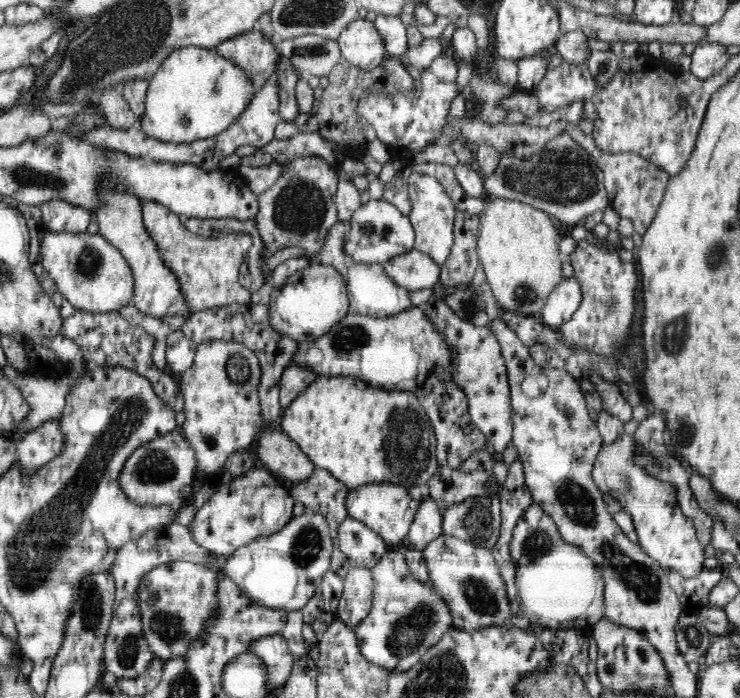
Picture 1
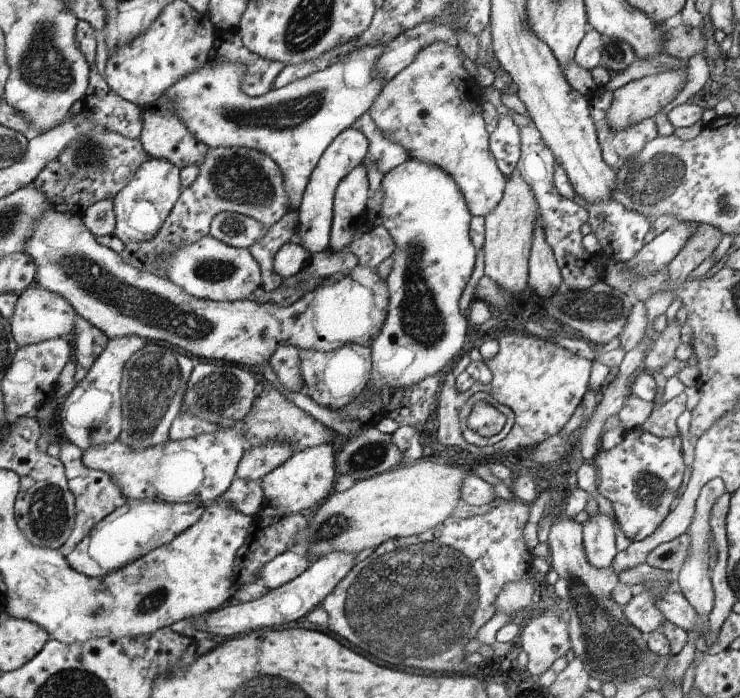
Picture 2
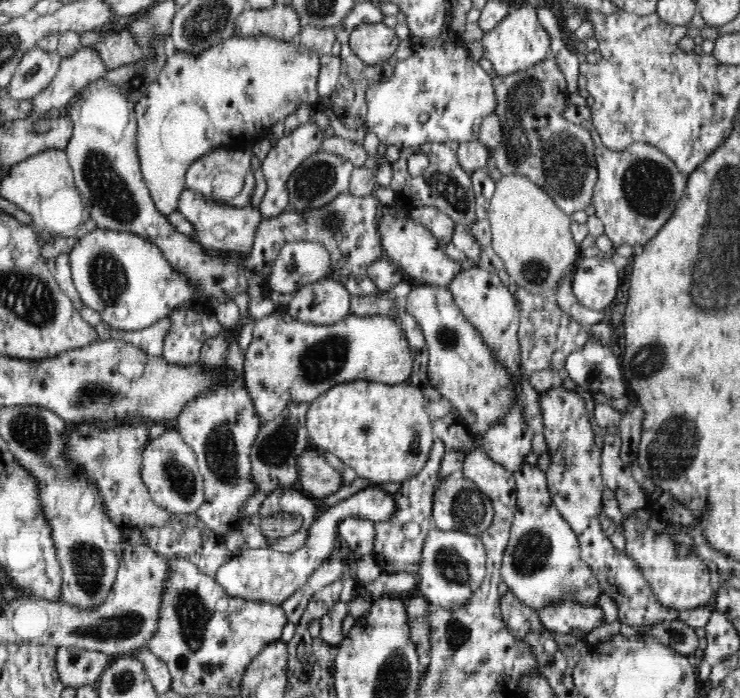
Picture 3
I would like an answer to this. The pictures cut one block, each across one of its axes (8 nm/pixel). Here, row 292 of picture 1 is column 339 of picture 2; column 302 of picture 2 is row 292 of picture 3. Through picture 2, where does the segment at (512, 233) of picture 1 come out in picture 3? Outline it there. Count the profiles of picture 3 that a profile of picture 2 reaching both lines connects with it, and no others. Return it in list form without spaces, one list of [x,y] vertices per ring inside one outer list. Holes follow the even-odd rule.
[[[507,173],[496,183],[495,191],[489,204],[489,221],[492,230],[492,248],[502,259],[504,272],[514,280],[517,288],[523,288],[530,294],[551,295],[560,284],[560,280],[570,270],[574,269],[576,258],[580,258],[580,246],[576,244],[571,234],[570,215],[562,212],[554,202],[553,197],[545,191],[542,185],[524,173]]]

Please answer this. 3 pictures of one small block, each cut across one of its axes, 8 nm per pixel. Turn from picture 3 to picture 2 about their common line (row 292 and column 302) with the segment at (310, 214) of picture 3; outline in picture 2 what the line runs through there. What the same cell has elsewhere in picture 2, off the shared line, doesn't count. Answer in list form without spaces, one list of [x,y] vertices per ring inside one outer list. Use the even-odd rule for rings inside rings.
[[[346,345],[330,352],[300,349],[301,375],[305,394],[314,402],[331,410],[343,408],[364,390],[371,380],[373,358],[371,347]]]

